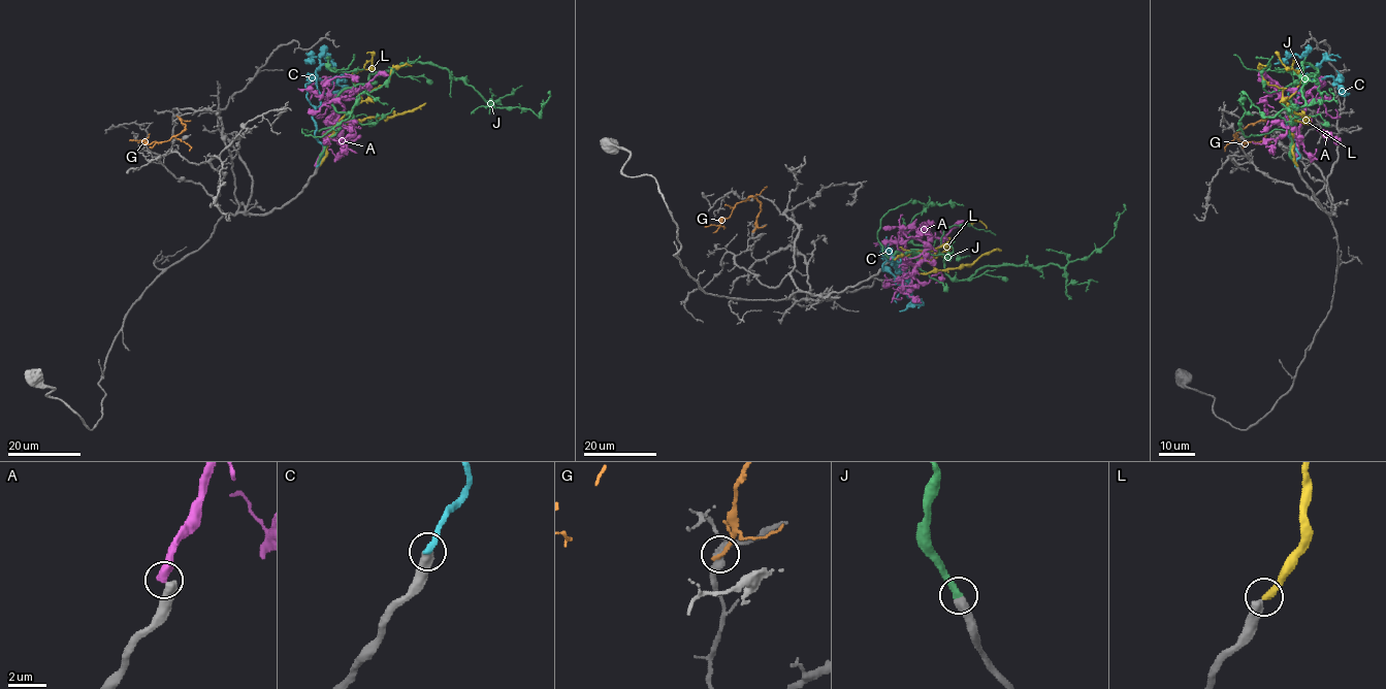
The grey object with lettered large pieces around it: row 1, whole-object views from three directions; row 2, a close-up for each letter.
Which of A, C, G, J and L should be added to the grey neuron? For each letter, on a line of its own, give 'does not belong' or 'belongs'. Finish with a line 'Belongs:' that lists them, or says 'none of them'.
A: does not belong
C: does not belong
G: does not belong
J: belongs
L: does not belong
Belongs: J

